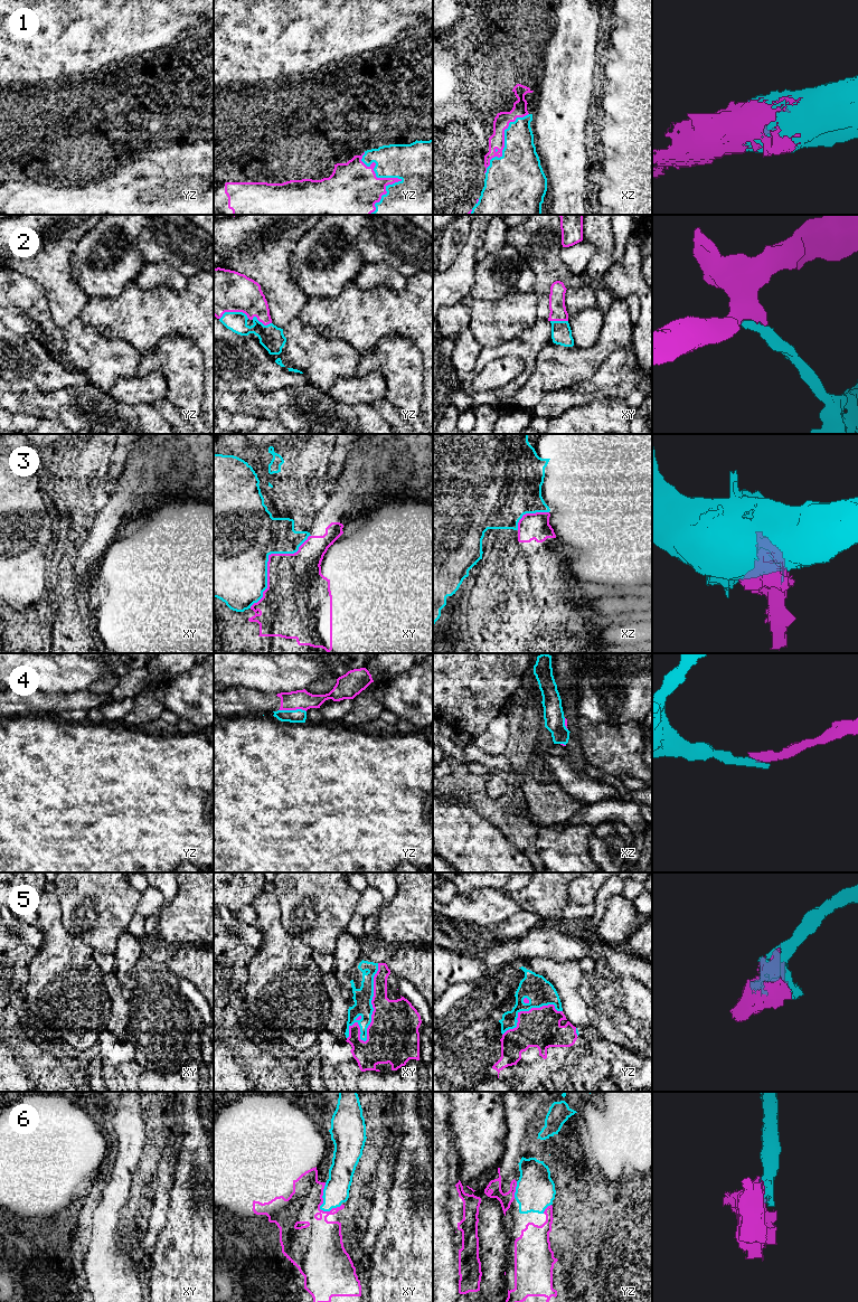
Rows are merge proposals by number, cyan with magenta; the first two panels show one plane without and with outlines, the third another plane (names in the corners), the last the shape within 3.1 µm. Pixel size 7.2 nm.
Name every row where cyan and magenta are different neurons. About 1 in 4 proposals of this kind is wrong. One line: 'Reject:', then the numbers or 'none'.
Reject: 3, 4

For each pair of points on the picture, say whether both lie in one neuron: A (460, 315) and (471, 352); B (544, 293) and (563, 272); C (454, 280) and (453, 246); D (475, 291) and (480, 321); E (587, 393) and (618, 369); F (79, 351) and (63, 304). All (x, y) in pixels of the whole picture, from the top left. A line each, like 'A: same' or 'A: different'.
A: same
B: same
C: different
D: different
E: same
F: different

